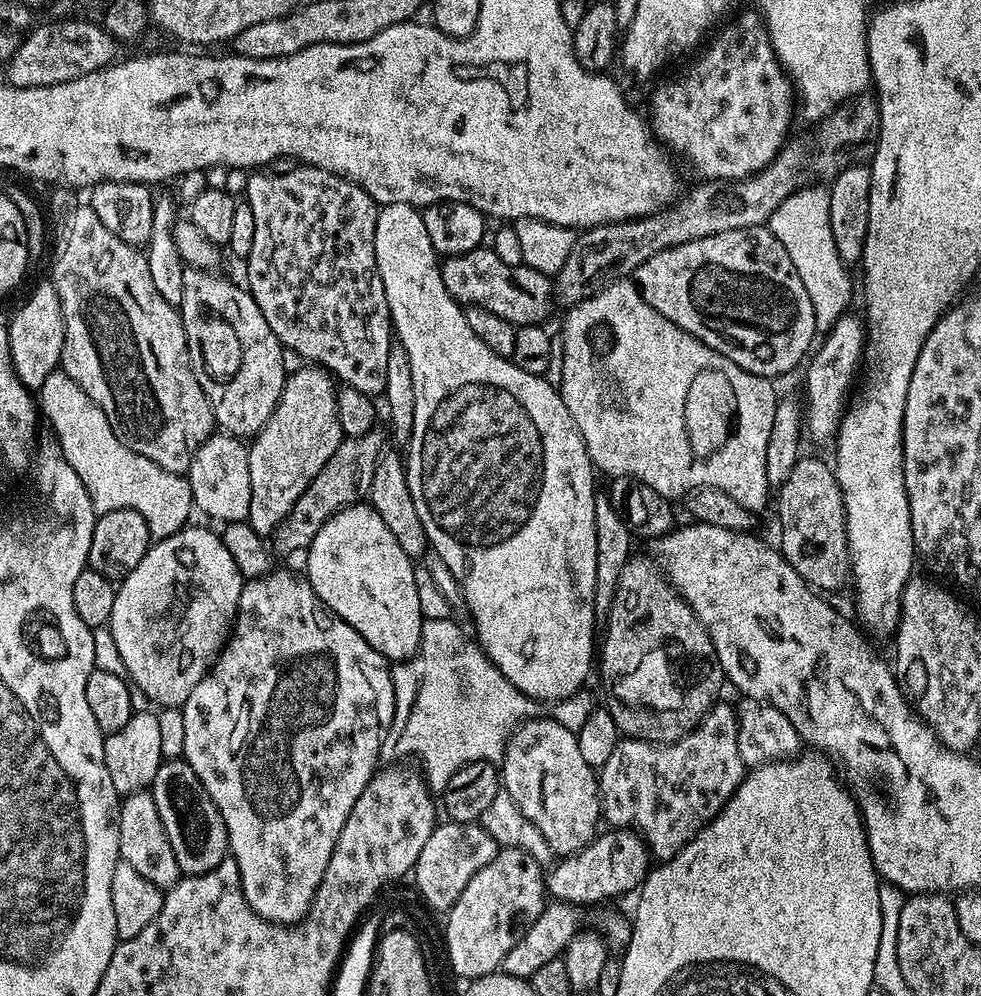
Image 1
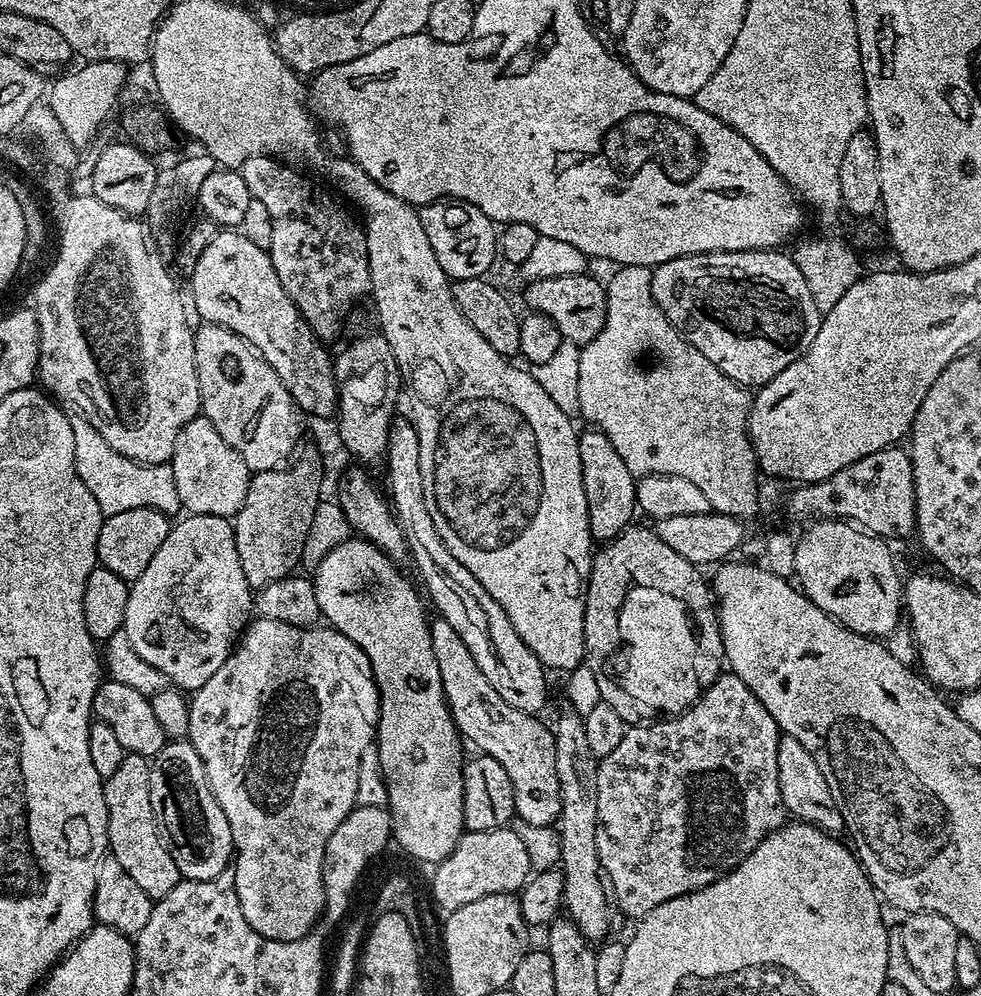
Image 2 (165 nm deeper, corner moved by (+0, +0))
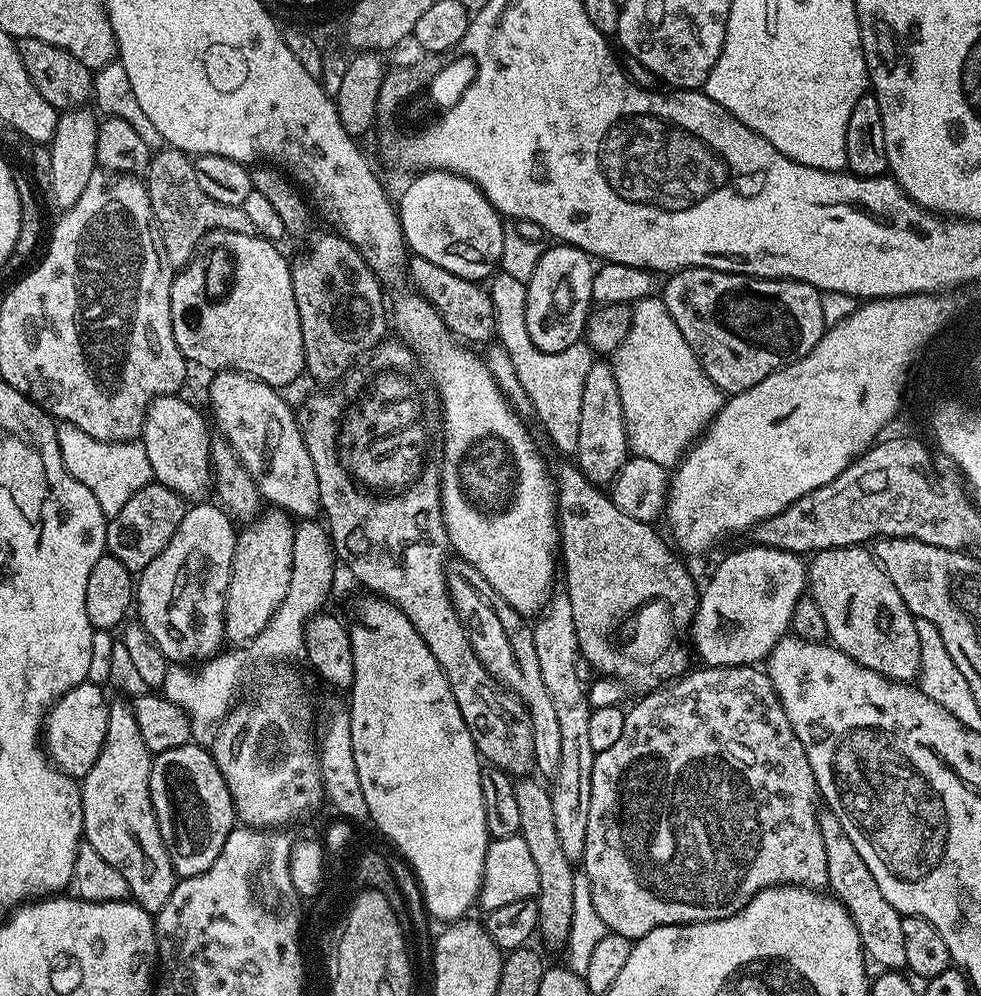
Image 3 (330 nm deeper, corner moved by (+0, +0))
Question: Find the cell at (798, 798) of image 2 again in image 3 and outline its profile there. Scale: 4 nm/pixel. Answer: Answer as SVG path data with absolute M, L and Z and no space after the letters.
M824 810L818 816L820 822L820 833L822 834L822 846L826 846L826 874L828 875L828 888L831 895L843 904L844 909L850 914L850 918L854 922L854 926L858 930L858 938L860 945L864 948L864 955L869 961L872 960L884 970L900 970L906 965L906 946L902 946L902 922L901 914L898 910L894 910L894 906L890 906L890 902L886 902L882 890L878 890L878 882L874 882L874 874L870 874L870 866L866 866L866 862L862 862L862 854L858 854L858 850L854 850L854 842L850 842L850 838L846 834L846 830L842 830L842 822L838 822L838 818L832 812Z

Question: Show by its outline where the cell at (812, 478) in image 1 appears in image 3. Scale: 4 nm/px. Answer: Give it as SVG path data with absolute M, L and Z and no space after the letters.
M867 547L827 548L815 553L806 564L806 588L810 599L822 610L828 640L854 662L891 680L912 682L919 677L914 617Z

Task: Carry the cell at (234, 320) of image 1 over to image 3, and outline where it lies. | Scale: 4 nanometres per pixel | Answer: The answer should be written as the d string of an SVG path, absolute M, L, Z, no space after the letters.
M231 370L227 372L218 372L218 373L215 373L215 375L211 377L211 379L212 379L212 385L210 385L208 388L208 400L210 403L212 403L212 416L213 417L211 416L211 419L214 421L214 424L215 424L214 419L216 419L216 424L218 427L220 427L219 435L223 437L223 439L227 440L229 446L232 447L234 451L236 451L236 453L238 454L238 458L242 462L242 466L246 466L246 470L250 474L250 478L252 479L252 481L254 481L254 483L256 483L256 488L258 491L260 491L261 497L263 497L263 499L267 501L269 505L275 506L277 508L281 508L283 512L288 513L288 515L293 518L299 518L300 520L311 520L313 518L319 517L321 515L322 509L320 506L320 491L318 490L318 474L314 474L314 460L310 458L310 450L306 450L306 442L304 441L304 433L301 429L300 422L299 422L297 413L294 411L294 408L291 408L291 406L288 405L287 402L284 401L282 397L280 397L283 395L281 395L281 393L277 391L277 389L271 388L271 386L267 384L266 382L262 382L261 380L256 380L252 376L247 376L245 372L233 372Z

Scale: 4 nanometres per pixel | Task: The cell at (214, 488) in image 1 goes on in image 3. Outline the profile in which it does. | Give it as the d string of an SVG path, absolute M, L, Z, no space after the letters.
M183 395L159 396L148 403L148 410L144 413L144 427L142 429L142 443L146 450L146 458L150 458L150 466L155 483L174 490L179 496L185 498L200 498L204 491L209 491L212 483L212 463L210 450L212 440L208 436L209 421L200 414L188 400L183 400Z

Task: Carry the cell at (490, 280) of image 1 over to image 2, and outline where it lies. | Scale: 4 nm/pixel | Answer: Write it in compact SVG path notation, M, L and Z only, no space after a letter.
M570 274L530 280L526 287L528 289L524 292L524 300L532 307L529 309L550 318L550 322L558 326L565 341L583 346L595 338L598 330L602 330L606 322L606 288L601 281L599 284L592 274Z

